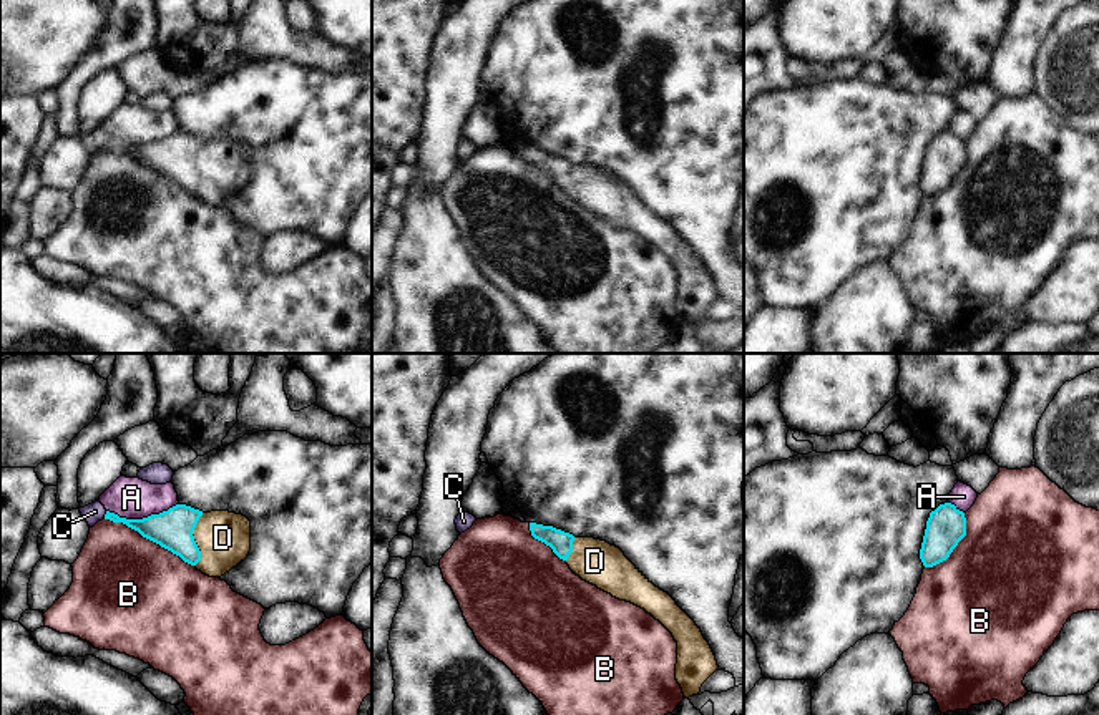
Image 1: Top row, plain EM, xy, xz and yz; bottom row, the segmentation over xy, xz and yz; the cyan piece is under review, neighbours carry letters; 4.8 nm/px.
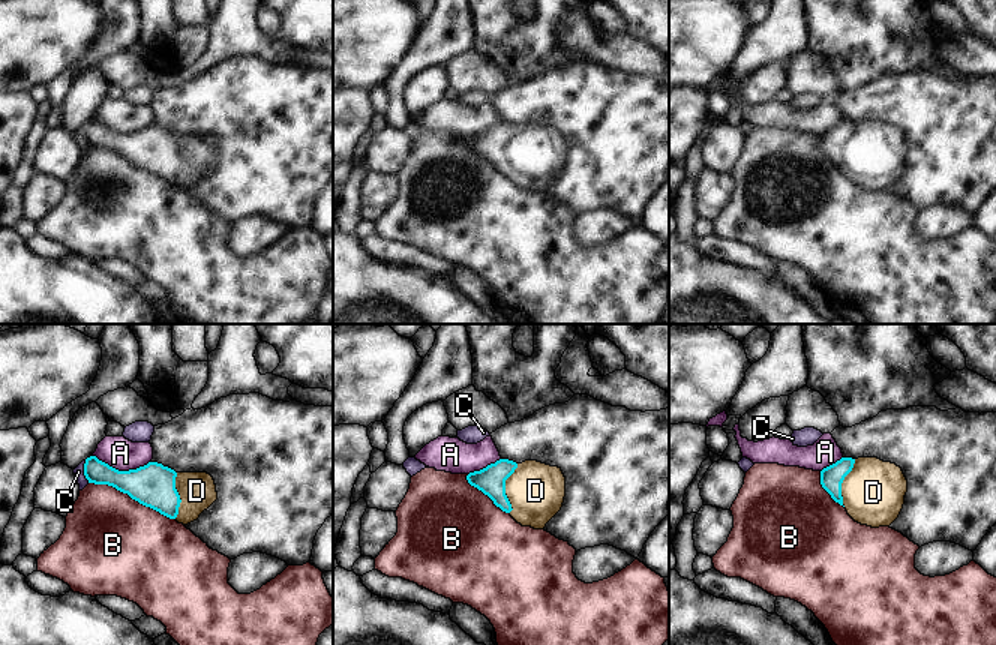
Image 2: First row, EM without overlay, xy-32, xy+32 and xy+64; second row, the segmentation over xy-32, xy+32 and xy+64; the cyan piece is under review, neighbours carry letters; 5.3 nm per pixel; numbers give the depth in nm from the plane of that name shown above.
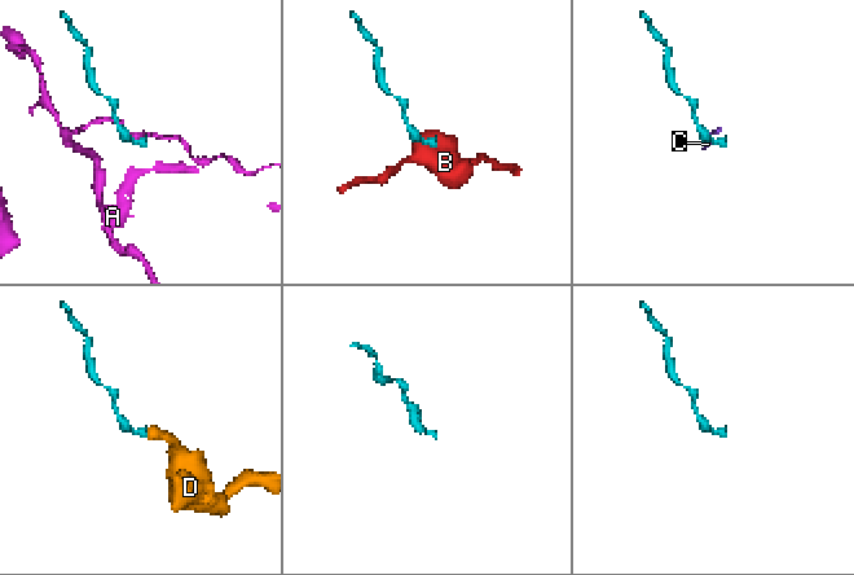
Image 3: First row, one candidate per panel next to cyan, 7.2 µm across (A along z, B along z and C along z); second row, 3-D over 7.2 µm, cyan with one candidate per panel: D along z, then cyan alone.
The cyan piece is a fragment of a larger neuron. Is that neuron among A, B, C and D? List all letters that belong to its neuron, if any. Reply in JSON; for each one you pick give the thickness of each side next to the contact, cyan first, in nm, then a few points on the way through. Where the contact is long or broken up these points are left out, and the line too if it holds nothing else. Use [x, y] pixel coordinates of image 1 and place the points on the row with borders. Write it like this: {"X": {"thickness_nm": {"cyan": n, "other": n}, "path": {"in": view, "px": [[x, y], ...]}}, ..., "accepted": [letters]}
{"D": {"thickness_nm": {"cyan": 190, "other": 260}, "path": {"in": "xy", "px": [[171, 530], [183, 530], [193, 539], [223, 538]]}}, "accepted": ["D"]}

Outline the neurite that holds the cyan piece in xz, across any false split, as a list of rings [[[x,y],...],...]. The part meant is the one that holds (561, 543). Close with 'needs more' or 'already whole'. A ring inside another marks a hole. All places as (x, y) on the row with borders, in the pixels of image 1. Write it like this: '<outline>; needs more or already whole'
[[[530,523],[531,536],[553,549],[583,581],[631,602],[659,620],[677,642],[676,680],[686,698],[719,670],[716,655],[696,622],[656,587],[626,556],[606,541],[574,537],[553,526]]]; needs more

